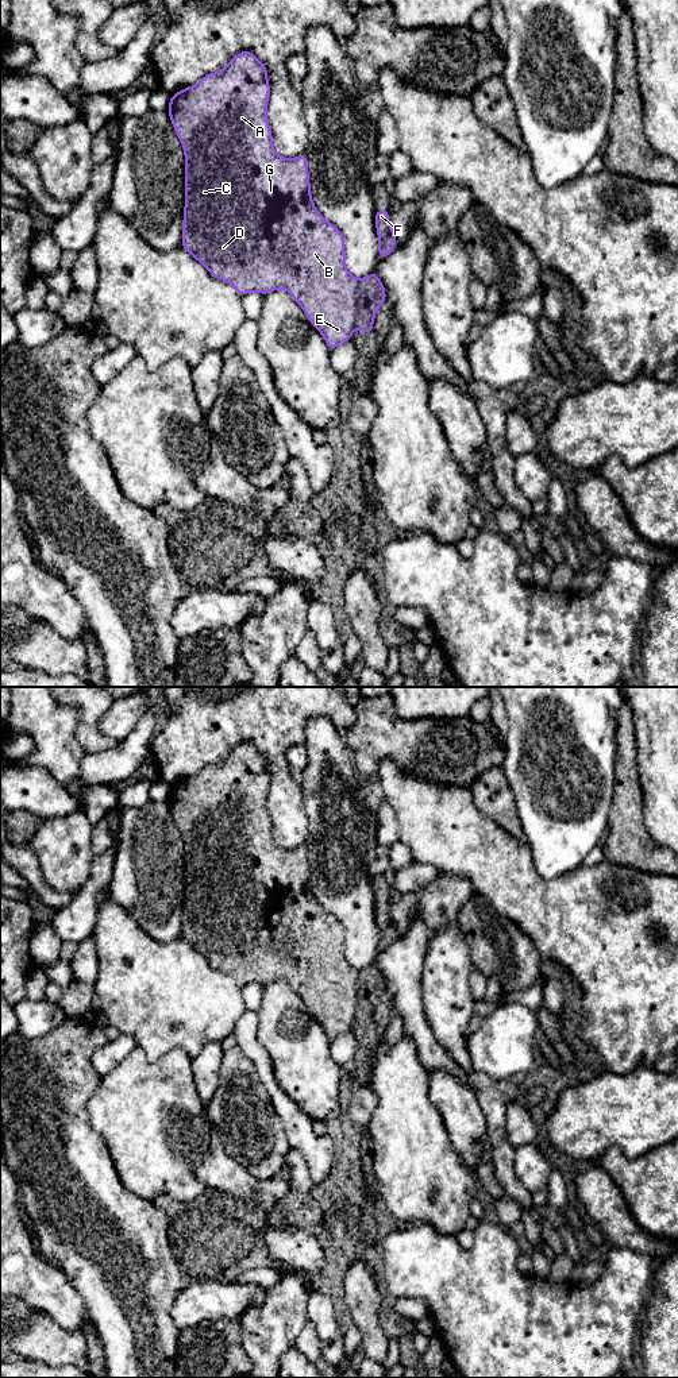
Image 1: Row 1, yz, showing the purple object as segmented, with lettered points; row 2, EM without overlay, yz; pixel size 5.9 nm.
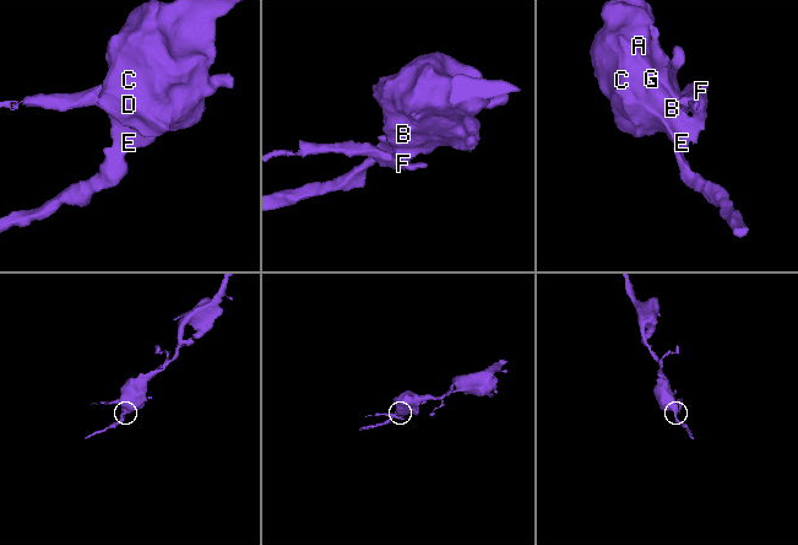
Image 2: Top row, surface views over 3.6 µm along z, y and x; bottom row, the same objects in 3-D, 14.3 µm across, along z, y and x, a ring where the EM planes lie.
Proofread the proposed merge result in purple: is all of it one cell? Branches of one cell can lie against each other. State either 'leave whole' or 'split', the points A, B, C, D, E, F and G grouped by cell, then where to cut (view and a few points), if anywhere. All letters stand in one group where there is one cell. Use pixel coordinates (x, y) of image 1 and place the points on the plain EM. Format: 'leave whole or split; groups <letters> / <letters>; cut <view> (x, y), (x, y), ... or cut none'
split; groups A B C D E G / F; cut yz (359, 971), (358, 1004), (354, 1016)

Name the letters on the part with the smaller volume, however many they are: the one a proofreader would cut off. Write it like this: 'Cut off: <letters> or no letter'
Cut off: F

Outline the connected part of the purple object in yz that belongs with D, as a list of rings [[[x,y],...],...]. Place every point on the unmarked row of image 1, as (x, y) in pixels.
[[[243,741],[220,763],[204,767],[196,776],[170,788],[167,803],[185,845],[181,937],[212,968],[232,976],[240,988],[250,983],[265,987],[286,980],[334,1042],[354,1026],[359,970],[346,960],[343,925],[313,896],[307,846],[286,850],[273,838],[266,808],[269,787],[267,759],[251,742]]]

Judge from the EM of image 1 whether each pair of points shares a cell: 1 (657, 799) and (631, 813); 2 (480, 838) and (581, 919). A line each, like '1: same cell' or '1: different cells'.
1: different cells
2: same cell

